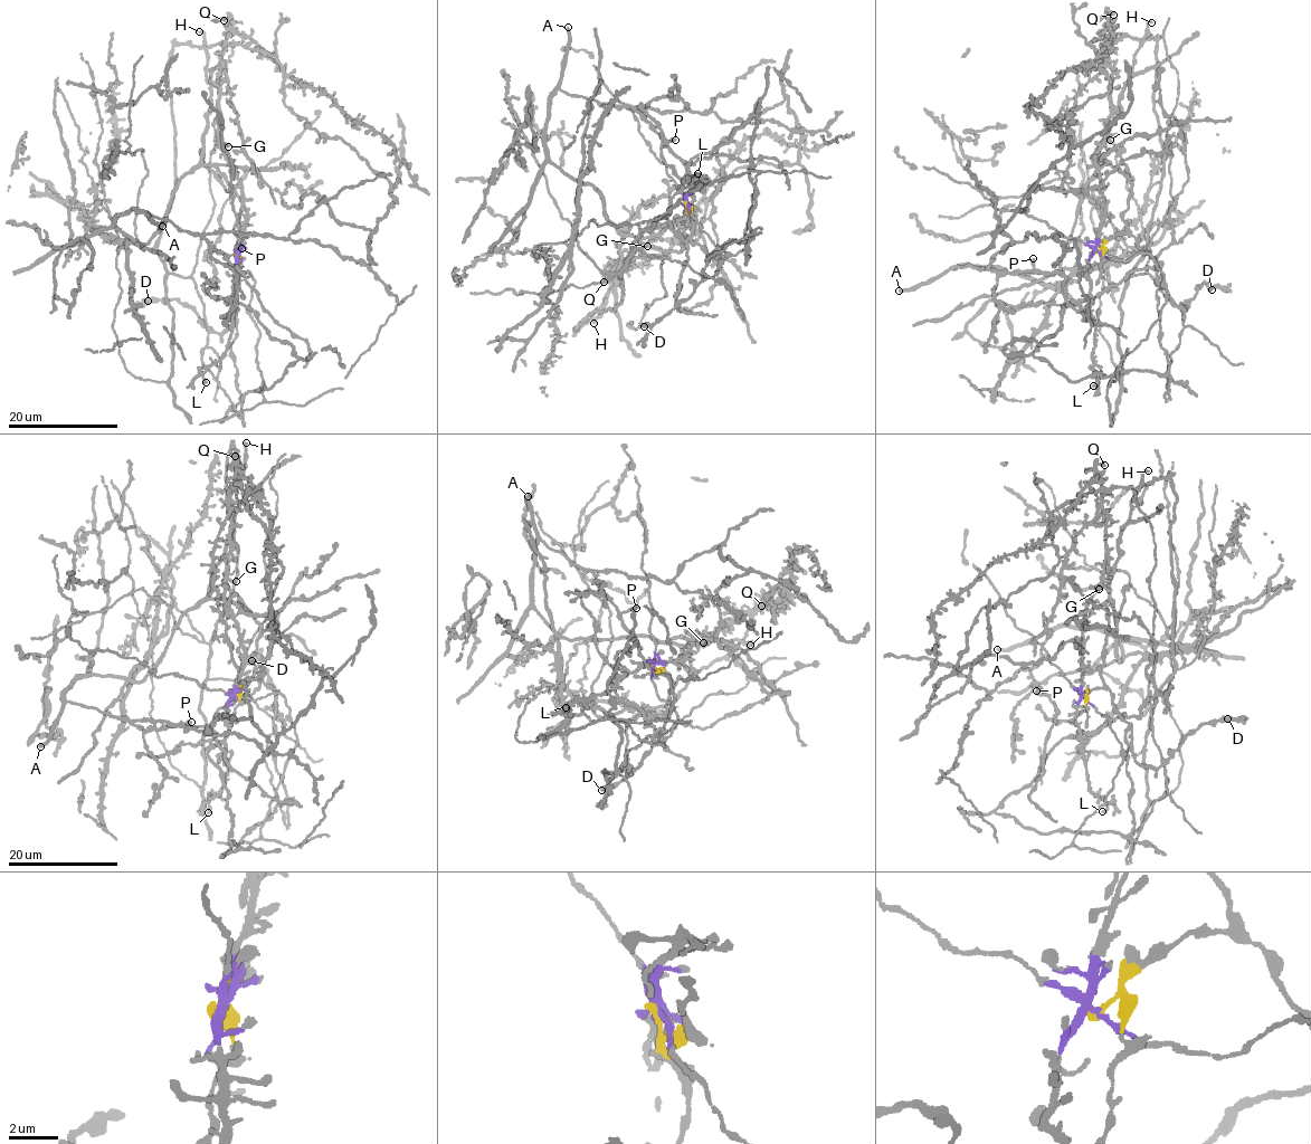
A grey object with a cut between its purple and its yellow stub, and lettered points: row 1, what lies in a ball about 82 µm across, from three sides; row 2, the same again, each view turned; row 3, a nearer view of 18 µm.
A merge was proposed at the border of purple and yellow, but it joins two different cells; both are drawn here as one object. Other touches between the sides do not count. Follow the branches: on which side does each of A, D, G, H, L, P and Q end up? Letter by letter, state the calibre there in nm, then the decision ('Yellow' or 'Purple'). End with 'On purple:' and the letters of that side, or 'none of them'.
A: Thickness 360 nm. Yellow
D: Thickness 550 nm. Yellow
G: Thickness 340 nm. Purple
H: Thickness 240 nm. Yellow
L: Thickness 240 nm. Purple
P: Thickness 400 nm. Yellow
Q: Thickness 240 nm. Purple
On purple: G, L, Q

